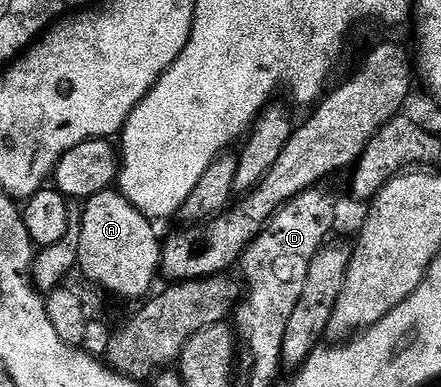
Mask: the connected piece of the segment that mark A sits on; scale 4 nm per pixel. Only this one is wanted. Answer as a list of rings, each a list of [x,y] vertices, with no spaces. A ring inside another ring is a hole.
[[[122,192],[93,194],[83,206],[78,271],[83,271],[97,287],[123,300],[142,301],[156,287],[155,275],[160,275],[163,258],[161,236],[151,224],[154,223],[149,217],[134,208]]]

